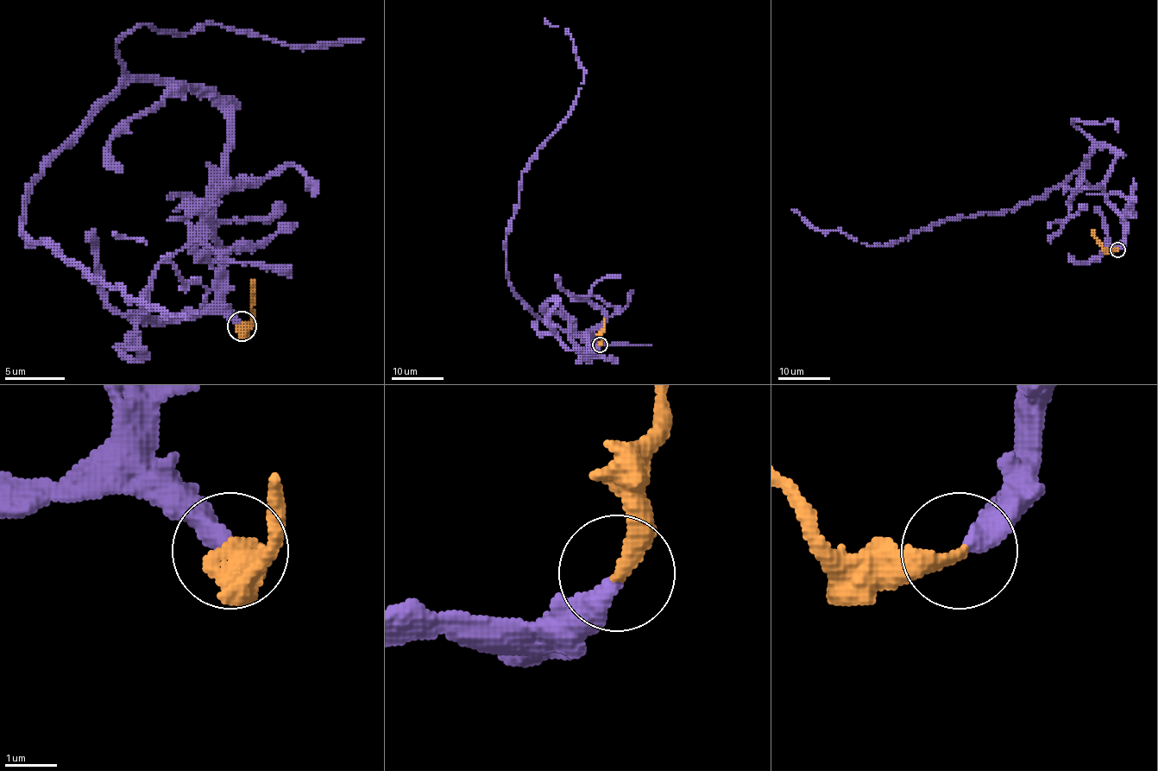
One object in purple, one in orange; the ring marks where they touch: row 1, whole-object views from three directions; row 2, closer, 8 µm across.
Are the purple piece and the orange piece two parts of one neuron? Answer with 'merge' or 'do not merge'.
merge

